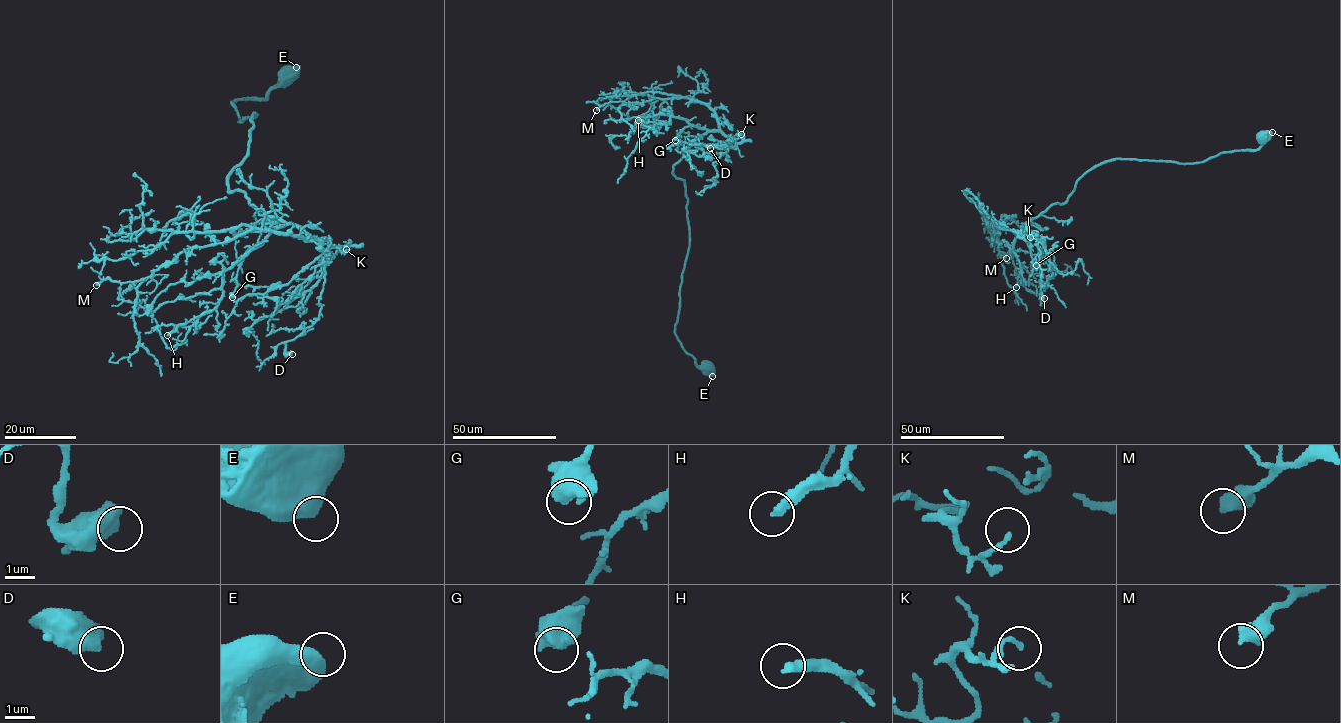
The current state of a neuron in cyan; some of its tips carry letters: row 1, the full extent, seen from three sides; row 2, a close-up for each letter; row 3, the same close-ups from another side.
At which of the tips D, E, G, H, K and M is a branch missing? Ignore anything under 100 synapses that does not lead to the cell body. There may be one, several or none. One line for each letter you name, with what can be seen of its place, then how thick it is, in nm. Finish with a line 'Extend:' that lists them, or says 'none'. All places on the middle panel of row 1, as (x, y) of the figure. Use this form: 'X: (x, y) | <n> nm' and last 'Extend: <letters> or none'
Extend: none

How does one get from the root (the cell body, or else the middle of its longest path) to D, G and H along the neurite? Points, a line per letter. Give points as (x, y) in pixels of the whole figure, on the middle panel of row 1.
D: (707, 367), (674, 332), (689, 225), (685, 183), (672, 171), (701, 135), (719, 131), (731, 140), (710, 148)
G: (707, 367), (696, 364), (674, 332), (689, 225), (685, 183), (672, 173), (706, 130), (686, 126), (675, 140)
H: (707, 367), (674, 332), (689, 225), (685, 183), (672, 173), (706, 130), (673, 116), (666, 125), (638, 120)

